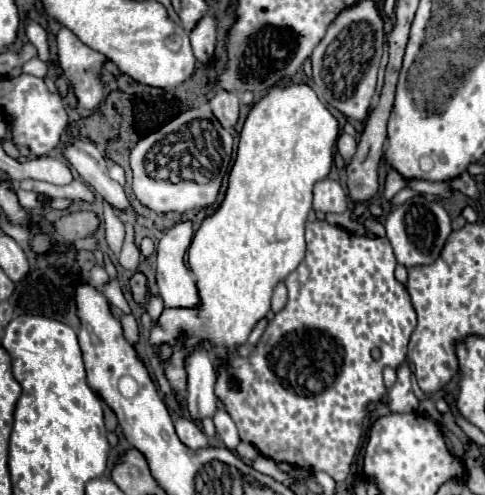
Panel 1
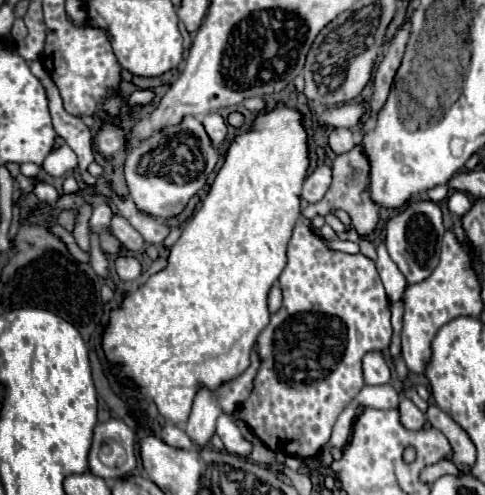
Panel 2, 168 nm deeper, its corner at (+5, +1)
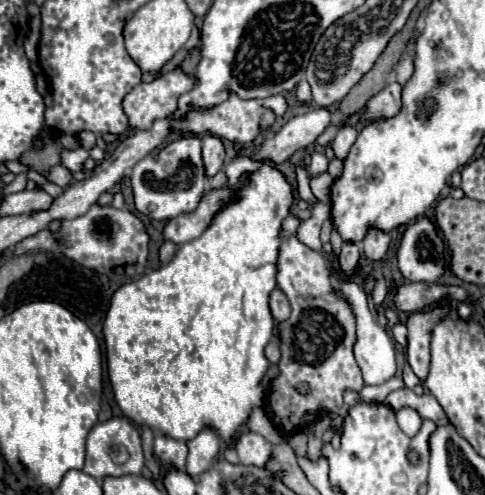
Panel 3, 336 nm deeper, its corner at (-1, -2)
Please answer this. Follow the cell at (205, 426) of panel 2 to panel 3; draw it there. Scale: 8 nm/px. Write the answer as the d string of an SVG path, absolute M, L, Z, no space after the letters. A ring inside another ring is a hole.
M206 426L202 428L192 440L188 440L188 464L186 464L186 472L190 476L198 476L200 472L206 472L218 450L220 450L220 436L214 428Z

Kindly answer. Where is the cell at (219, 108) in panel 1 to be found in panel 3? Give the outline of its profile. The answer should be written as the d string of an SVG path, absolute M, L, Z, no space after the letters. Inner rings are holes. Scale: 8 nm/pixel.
M212 134L202 136L202 156L208 168L208 176L214 176L222 168L224 154L226 154L224 142L218 136L212 136Z

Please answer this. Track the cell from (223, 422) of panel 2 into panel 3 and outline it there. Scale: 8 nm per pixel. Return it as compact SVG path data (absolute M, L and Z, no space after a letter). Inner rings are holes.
M240 432L234 442L234 448L238 452L240 464L260 466L260 468L266 464L268 456L272 452L272 444L254 432Z

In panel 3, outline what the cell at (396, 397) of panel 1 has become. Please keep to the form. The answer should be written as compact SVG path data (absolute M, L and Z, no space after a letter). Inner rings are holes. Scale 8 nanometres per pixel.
M424 216L404 230L398 248L398 268L408 282L434 284L446 264L446 246L436 226Z

